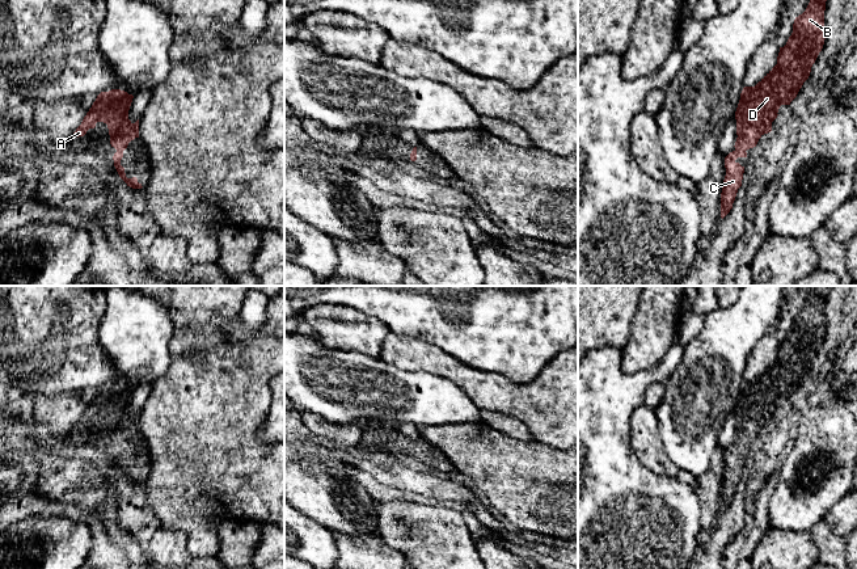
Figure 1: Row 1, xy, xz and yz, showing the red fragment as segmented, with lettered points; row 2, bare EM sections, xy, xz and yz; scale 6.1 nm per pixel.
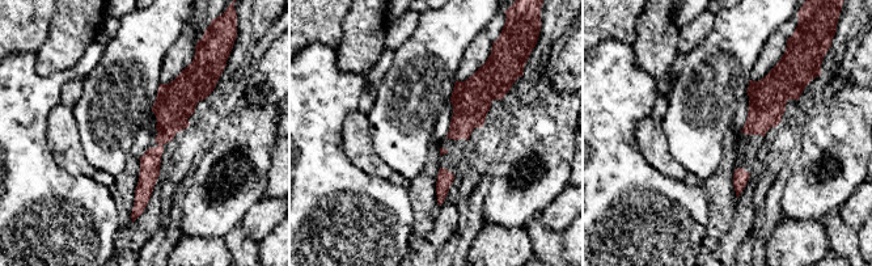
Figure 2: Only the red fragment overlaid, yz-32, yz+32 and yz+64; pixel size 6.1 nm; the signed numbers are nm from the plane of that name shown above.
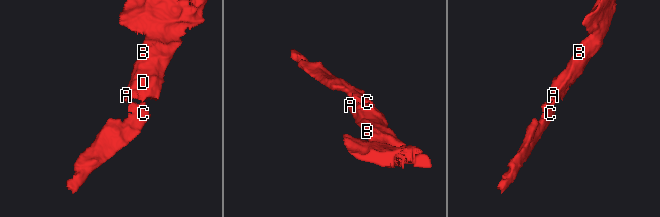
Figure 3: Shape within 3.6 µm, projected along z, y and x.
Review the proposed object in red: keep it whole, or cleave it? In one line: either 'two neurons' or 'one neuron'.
one neuron

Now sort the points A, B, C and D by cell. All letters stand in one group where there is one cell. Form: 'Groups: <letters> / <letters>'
Groups: A B C D

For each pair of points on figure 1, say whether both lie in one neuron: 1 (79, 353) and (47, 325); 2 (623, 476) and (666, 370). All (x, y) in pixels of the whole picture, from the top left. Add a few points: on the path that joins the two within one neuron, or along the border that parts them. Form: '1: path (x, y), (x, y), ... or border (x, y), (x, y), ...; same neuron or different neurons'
1: path (71, 349), (55, 333); same neuron
2: path (617, 447), (617, 407), (637, 387); same neuron

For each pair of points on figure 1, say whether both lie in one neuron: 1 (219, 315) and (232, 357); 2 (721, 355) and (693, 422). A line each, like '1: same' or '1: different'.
1: same
2: same

